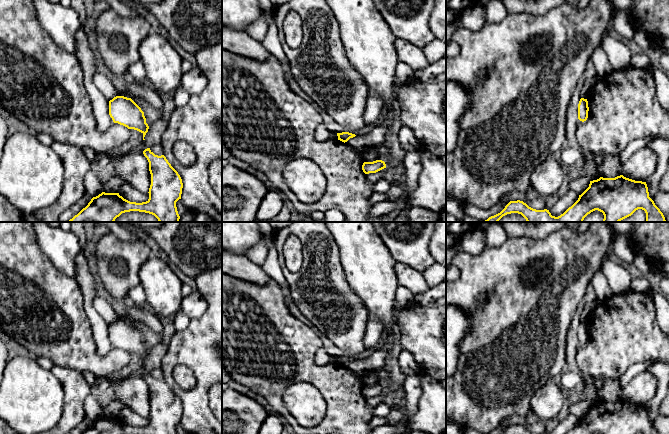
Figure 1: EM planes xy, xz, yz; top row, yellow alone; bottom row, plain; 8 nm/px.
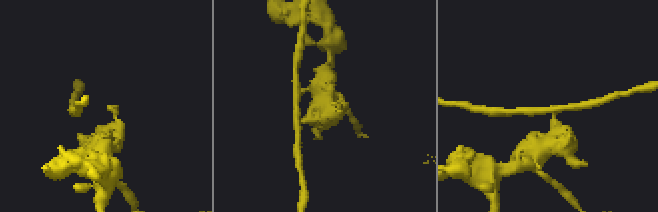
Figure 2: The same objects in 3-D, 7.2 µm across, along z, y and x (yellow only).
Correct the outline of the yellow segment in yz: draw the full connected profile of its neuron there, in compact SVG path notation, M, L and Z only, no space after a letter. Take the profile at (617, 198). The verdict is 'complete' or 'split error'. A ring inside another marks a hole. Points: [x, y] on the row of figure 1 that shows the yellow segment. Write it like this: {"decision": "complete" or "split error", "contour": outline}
{"decision": "complete", "contour": "M620 175L590 181L578 200L558 217L552 216L547 209L536 210L517 200L510 201L500 213L482 222L498 222L511 213L521 214L527 222L583 222L595 210L603 213L602 222L620 222L638 209L645 211L645 222L666 222L663 213L649 197L646 182Z"}

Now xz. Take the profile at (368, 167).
{"decision": "complete", "contour": "M376 160L373 162L364 162L362 165L362 170L365 174L376 173L384 168L386 168L386 164L382 160Z"}

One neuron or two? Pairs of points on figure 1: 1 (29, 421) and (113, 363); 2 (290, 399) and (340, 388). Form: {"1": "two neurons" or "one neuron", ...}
{"1": "two neurons", "2": "two neurons"}

